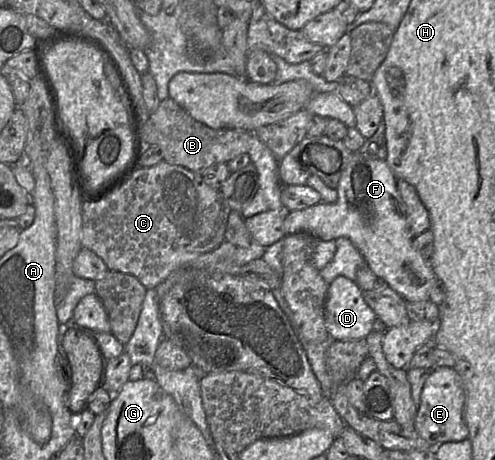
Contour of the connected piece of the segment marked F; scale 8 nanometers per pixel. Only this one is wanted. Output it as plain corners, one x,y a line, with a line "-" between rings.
353,152
336,188
337,200
286,212
285,236
307,233
323,241
346,237
361,252
372,272
406,301
429,300
431,290
439,280
428,255
413,245
413,237
402,211
397,180
385,160
371,159

